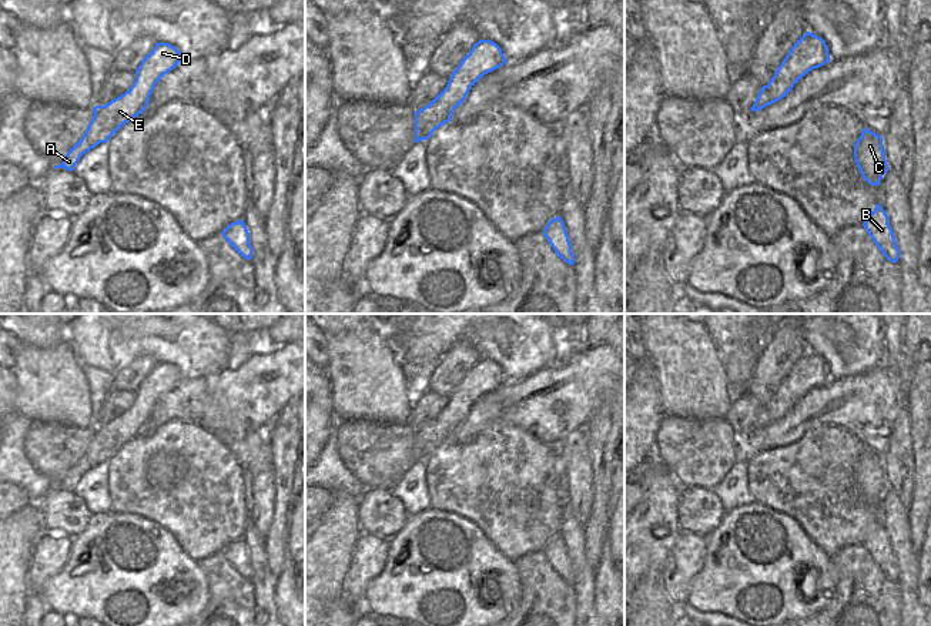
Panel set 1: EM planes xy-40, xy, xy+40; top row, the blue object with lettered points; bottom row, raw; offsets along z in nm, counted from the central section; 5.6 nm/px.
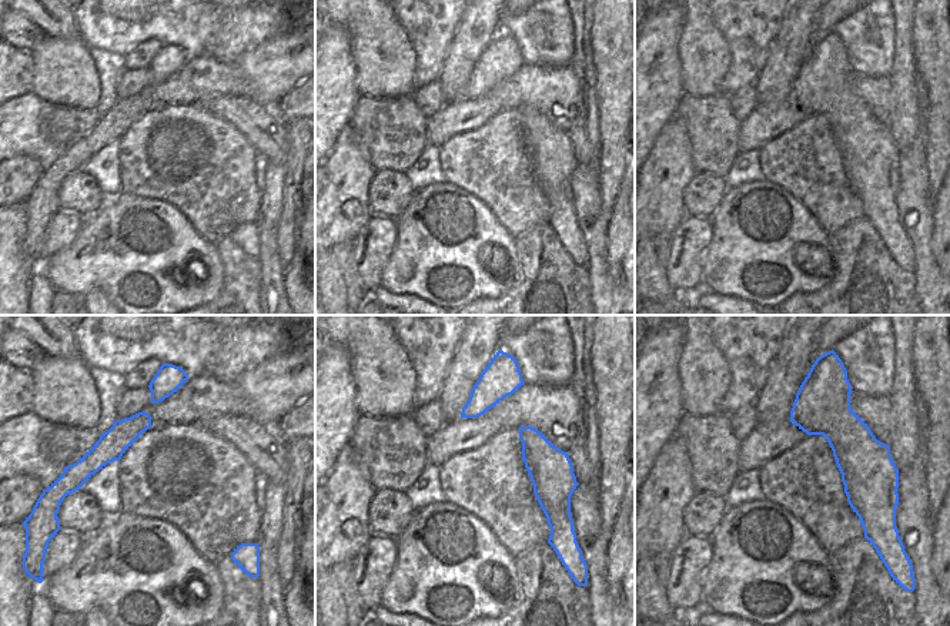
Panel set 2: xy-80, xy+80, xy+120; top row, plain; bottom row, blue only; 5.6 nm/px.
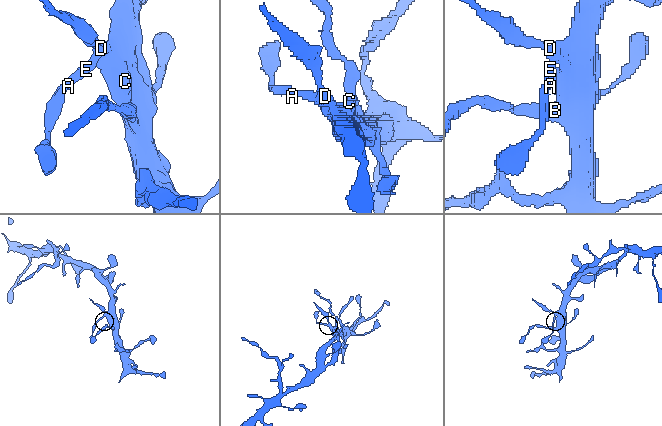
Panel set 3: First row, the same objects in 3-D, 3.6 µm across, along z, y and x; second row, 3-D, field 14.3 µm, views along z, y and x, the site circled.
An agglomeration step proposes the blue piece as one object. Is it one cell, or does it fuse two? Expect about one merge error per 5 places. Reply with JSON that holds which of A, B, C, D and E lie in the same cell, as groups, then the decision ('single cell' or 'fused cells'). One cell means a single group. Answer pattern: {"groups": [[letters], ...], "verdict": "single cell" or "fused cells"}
{"groups": [["A", "B", "C", "D", "E"]], "verdict": "single cell"}

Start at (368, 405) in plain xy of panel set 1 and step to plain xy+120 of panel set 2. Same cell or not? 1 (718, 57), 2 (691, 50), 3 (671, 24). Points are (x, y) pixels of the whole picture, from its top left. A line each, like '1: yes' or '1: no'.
1: yes
2: yes
3: no

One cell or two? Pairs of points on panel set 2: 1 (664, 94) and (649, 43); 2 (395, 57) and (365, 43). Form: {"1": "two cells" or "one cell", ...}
{"1": "one cell", "2": "one cell"}

